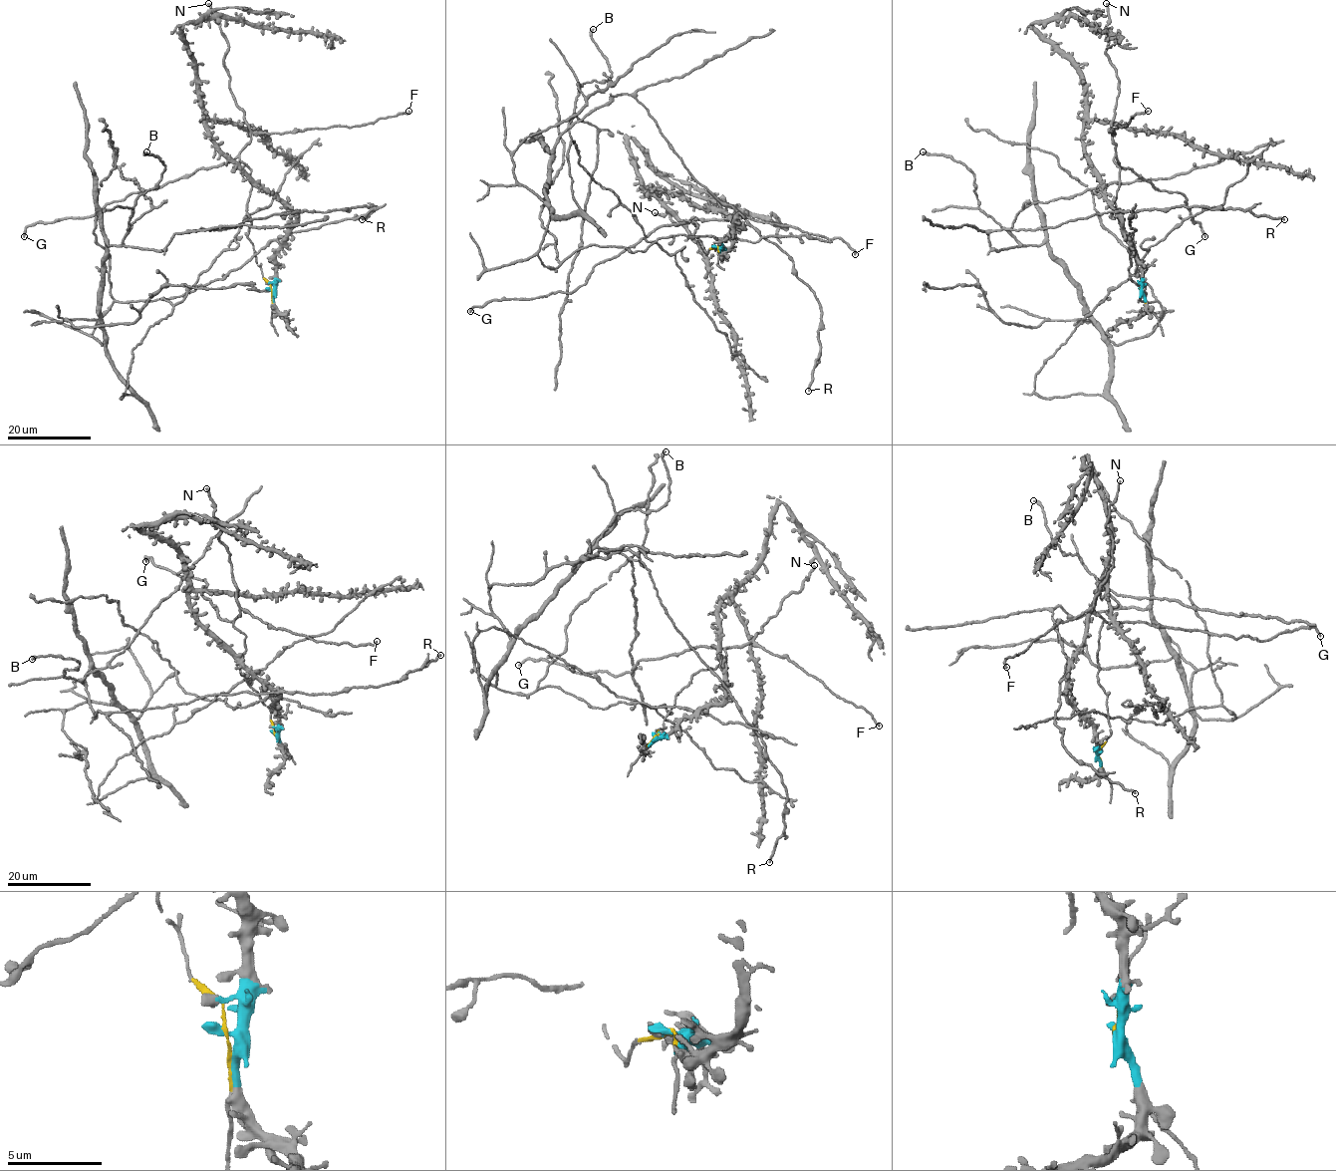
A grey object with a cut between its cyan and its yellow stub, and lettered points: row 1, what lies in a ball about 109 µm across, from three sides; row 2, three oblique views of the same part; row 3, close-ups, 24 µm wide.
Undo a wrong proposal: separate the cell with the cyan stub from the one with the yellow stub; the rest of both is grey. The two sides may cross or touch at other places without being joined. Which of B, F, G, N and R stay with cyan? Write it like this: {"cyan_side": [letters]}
{"cyan_side": ["B", "R"]}

